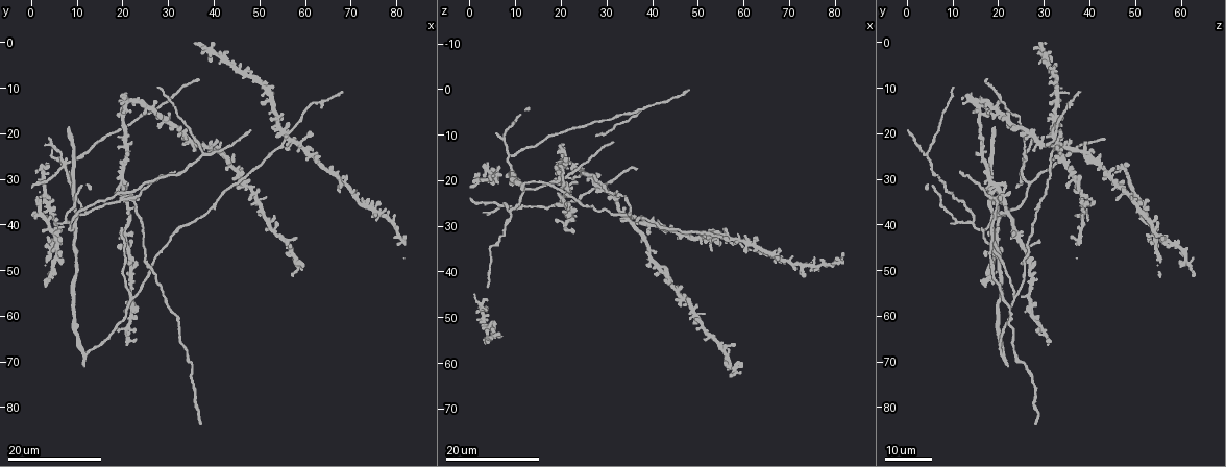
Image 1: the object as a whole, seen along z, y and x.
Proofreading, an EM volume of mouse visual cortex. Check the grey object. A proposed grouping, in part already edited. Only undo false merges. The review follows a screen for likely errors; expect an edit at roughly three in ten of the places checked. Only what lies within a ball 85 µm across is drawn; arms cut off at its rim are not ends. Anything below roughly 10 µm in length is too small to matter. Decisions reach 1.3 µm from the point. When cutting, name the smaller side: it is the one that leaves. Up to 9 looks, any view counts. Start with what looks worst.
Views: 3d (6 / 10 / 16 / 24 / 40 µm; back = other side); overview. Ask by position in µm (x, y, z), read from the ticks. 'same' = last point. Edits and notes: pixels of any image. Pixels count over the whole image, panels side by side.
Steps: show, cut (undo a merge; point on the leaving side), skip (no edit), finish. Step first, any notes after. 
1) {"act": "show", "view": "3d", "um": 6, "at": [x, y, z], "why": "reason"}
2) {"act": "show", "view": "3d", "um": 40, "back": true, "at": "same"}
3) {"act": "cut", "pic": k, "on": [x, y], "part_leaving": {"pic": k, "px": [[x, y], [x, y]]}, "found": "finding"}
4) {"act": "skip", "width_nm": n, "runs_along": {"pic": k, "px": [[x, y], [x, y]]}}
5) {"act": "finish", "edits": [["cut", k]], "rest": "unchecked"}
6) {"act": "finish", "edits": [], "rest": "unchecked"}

{"act": "show", "view": "3d", "um": 24, "at": [37.0, 24.5, 4.0], "why": "three arms meet"}

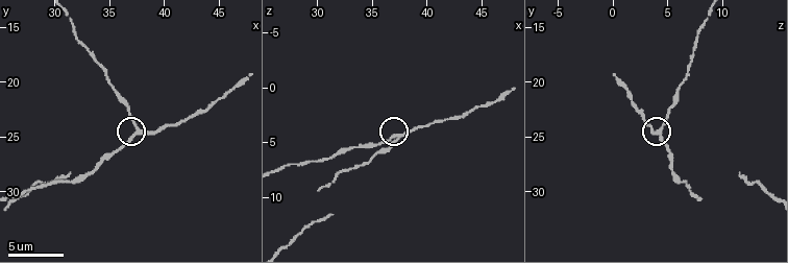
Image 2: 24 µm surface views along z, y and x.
{"act": "show", "view": "3d", "um": 10, "at": [37.4, 24.0, 4.6], "why": "zoom in"}

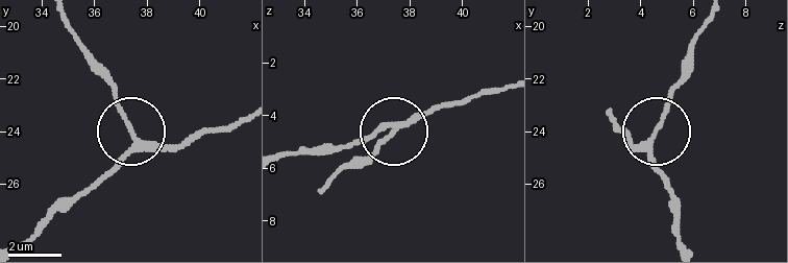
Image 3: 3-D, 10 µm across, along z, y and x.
{"act": "skip", "width_nm": 190, "runs_along": {"pic": 3, "px": [[23, 245], [123, 152], [132, 135], [181, 146]]}, "found": "all the same neuron"}

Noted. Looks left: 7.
{"act": "show", "view": "3d", "um": 24, "at": [21.5, 56.5, 23.5], "why": "three-way junction"}

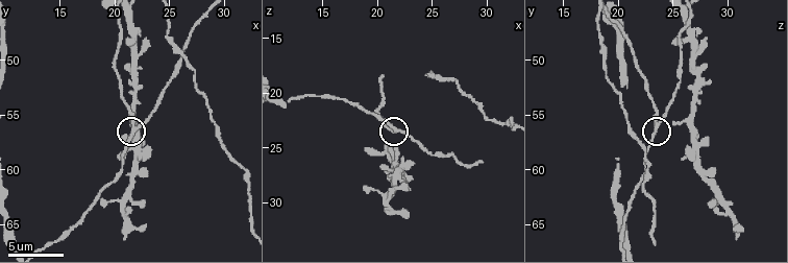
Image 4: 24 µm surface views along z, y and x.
{"act": "show", "view": "3d", "um": 6, "at": [22.0, 56.0, 23.4], "why": "closer look"}

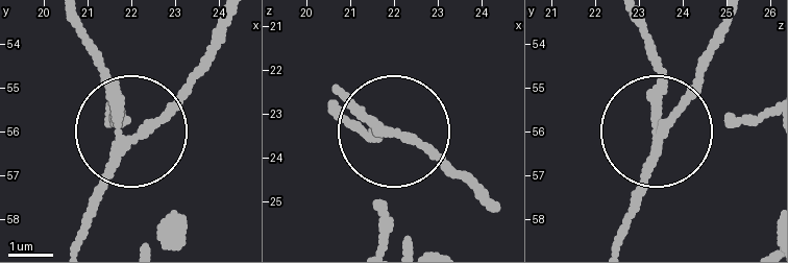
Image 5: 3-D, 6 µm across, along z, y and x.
{"act": "skip", "width_nm": 200, "runs_along": {"pic": 5, "px": [[338, 88], [387, 133], [342, 121]]}, "found": "all the same neuron"}

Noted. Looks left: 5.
{"act": "show", "view": "3d", "um": 16, "at": [9.5, 40.0, 17.5], "why": "three-way junction"}

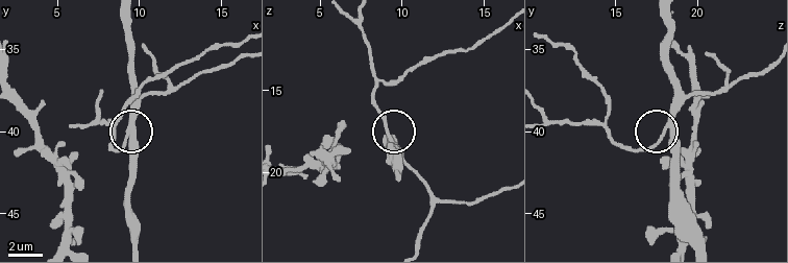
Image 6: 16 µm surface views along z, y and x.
{"act": "show", "view": "3d", "um": 6, "at": [9.2, 40.2, 17.9]}

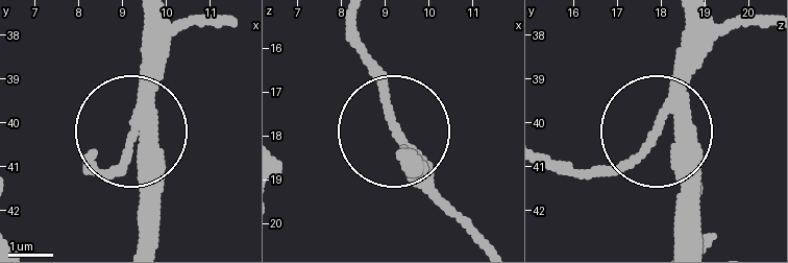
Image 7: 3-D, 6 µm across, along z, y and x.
{"act": "skip", "width_nm": 220, "runs_along": {"pic": 7, "px": [[405, 171], [361, 41]]}, "found": "one neuron here"}

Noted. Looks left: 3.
{"act": "show", "view": "3d", "um": 24, "at": [8.5, 30.5, 27.0], "why": "a fork"}

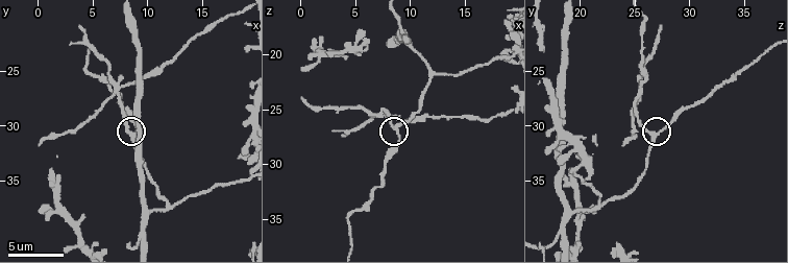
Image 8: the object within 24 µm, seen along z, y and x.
{"act": "show", "view": "3d", "um": 6, "at": [8.6, 31.0, 26.6]}

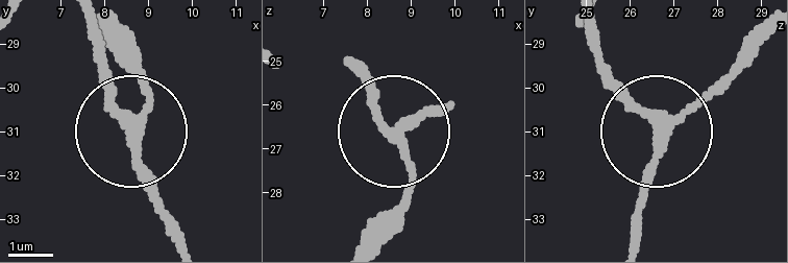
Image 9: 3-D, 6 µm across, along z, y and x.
{"act": "skip", "width_nm": 190, "runs_along": {"pic": 9, "px": [[180, 242], [94, 44]]}, "found": "continuous, no second neuron"}

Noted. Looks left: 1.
{"act": "finish", "edits": [], "rest": "unchecked"}

